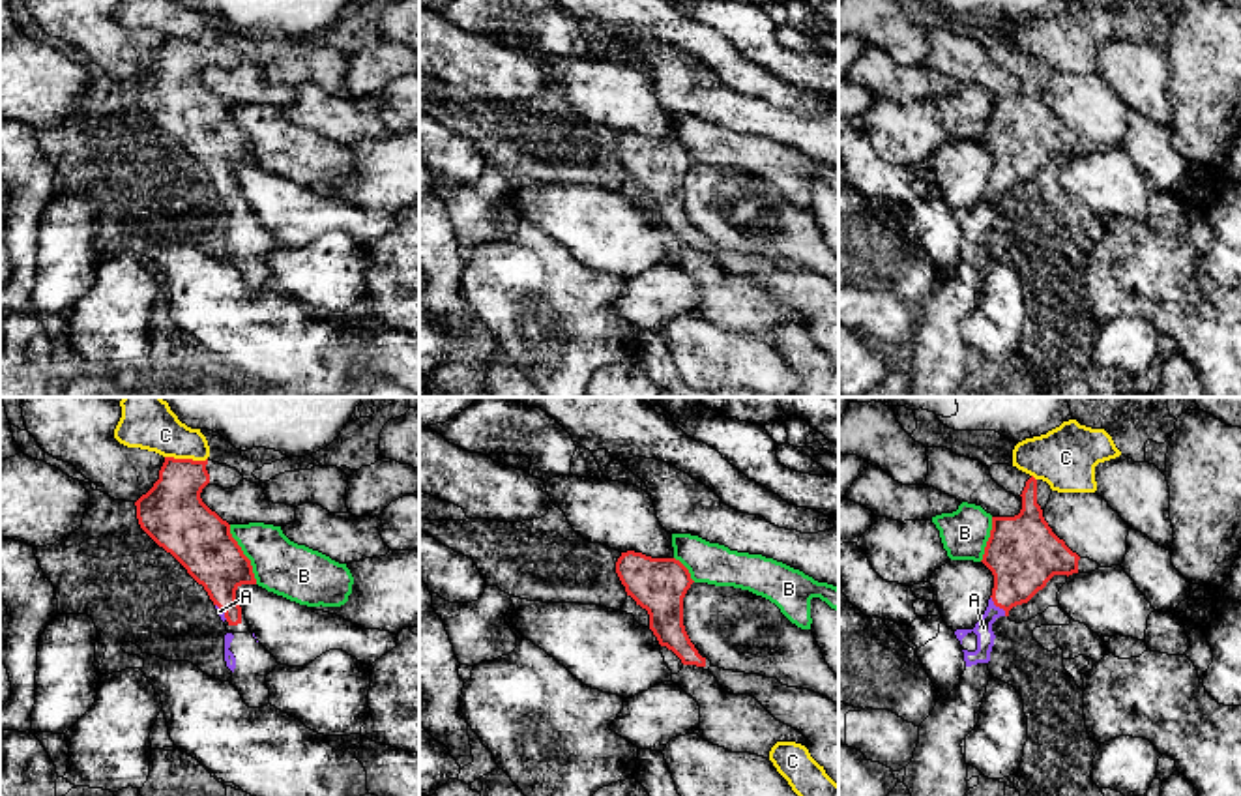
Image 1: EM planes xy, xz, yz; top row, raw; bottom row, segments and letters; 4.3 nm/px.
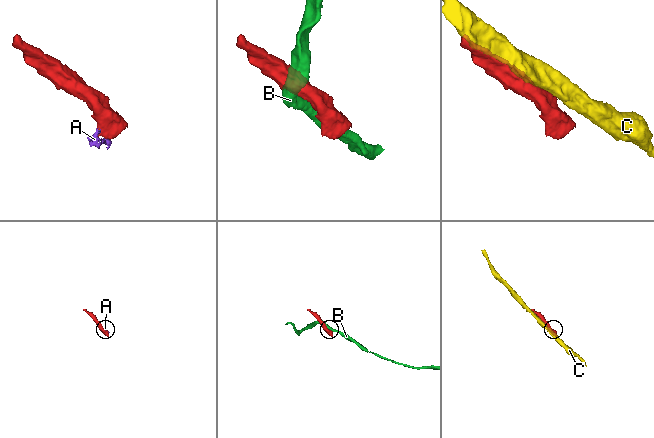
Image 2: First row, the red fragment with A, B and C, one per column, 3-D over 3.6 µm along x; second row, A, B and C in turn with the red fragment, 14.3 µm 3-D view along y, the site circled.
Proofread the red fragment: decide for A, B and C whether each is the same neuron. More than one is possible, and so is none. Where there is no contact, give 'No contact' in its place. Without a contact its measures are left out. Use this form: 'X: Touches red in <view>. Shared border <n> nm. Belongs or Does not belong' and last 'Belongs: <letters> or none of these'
A: Touches red in yz. Shared border 110 nm. Belongs
B: Touches red in xy. Shared border 280 nm. Does not belong
C: Touches red in xy. Shared border 180 nm. Does not belong
Belongs: A

